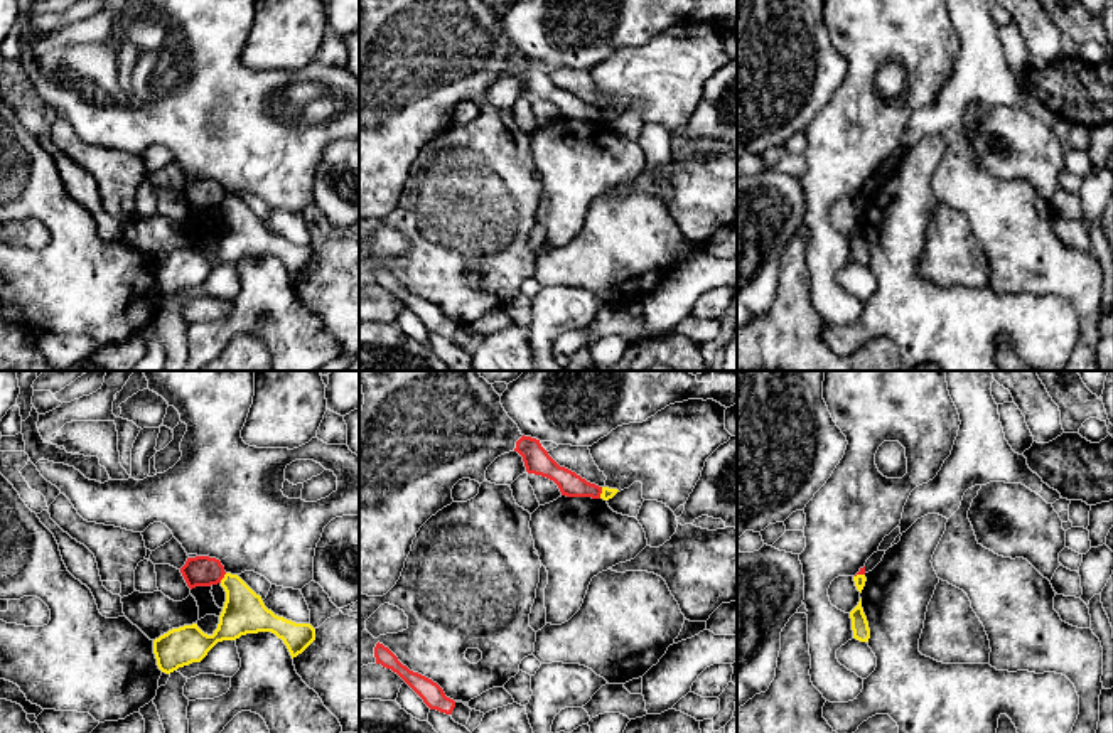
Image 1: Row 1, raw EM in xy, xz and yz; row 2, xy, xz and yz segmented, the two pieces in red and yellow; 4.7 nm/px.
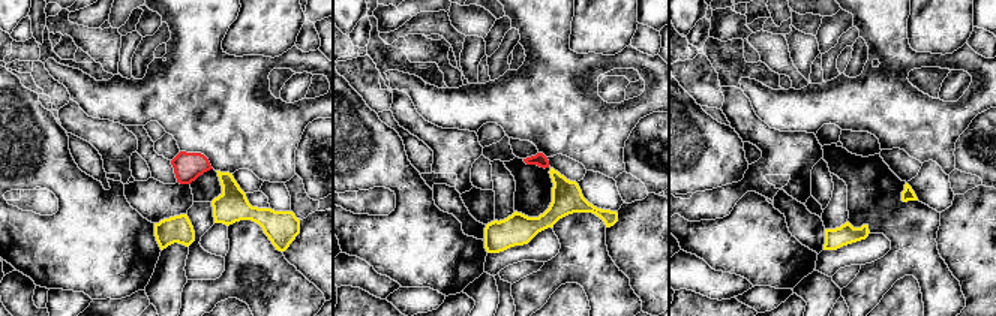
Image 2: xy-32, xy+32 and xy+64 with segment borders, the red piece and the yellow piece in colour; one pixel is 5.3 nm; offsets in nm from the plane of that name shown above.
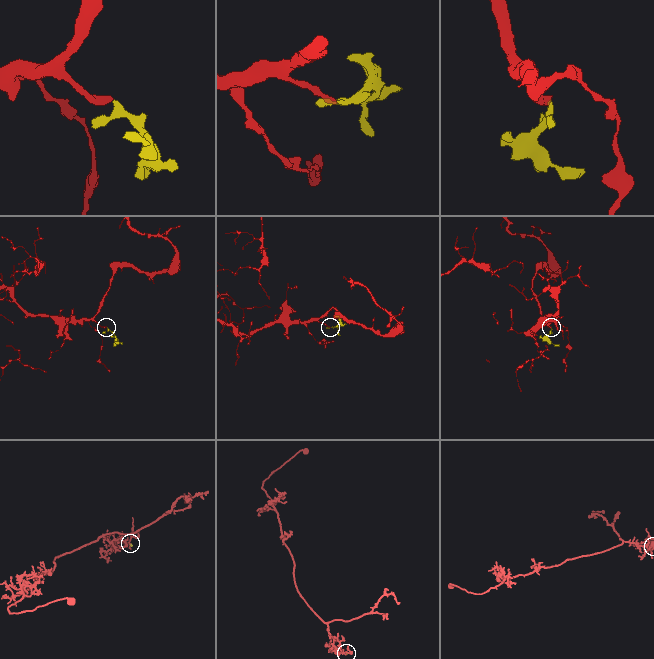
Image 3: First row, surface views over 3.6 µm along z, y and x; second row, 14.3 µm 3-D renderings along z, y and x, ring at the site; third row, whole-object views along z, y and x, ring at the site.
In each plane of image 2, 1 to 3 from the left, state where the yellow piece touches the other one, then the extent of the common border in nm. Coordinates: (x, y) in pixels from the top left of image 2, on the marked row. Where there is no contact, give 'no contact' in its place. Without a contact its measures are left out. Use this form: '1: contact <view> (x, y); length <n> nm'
1: no contact
2: no contact
3: no contact

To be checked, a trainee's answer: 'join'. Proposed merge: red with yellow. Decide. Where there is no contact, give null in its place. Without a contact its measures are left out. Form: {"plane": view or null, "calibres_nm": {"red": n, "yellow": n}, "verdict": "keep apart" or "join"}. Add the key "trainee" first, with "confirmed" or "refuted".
{"trainee": "refuted", "plane": "xy", "calibres_nm": {"red": 140, "yellow": 200}, "verdict": "keep apart"}

